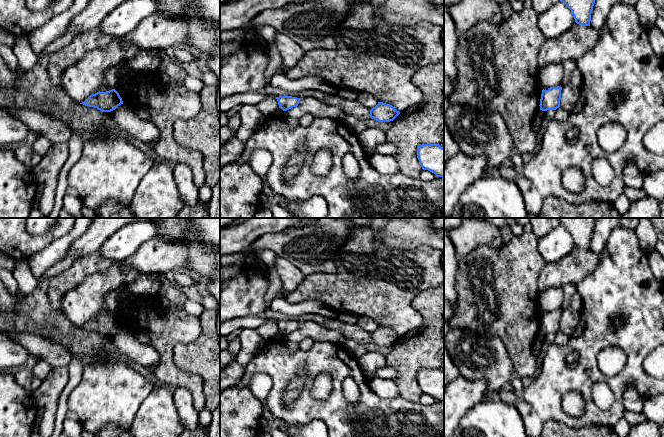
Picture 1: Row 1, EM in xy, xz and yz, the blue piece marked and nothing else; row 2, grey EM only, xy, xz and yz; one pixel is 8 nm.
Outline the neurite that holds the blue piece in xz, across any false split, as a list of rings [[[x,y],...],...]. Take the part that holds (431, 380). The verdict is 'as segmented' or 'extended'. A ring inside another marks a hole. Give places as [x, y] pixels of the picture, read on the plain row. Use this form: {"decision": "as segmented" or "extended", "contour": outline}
{"decision": "as segmented", "contour": [[[422,368],[417,371],[417,382],[423,394],[444,401],[444,372],[439,368]]]}

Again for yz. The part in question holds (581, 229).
{"decision": "as segmented", "contour": [[[558,218],[558,220],[571,234],[577,248],[590,250],[596,218]]]}

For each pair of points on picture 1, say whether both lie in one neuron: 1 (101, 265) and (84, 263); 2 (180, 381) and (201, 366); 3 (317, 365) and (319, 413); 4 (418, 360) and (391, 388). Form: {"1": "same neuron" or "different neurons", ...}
{"1": "same neuron", "2": "different neurons", "3": "same neuron", "4": "different neurons"}

